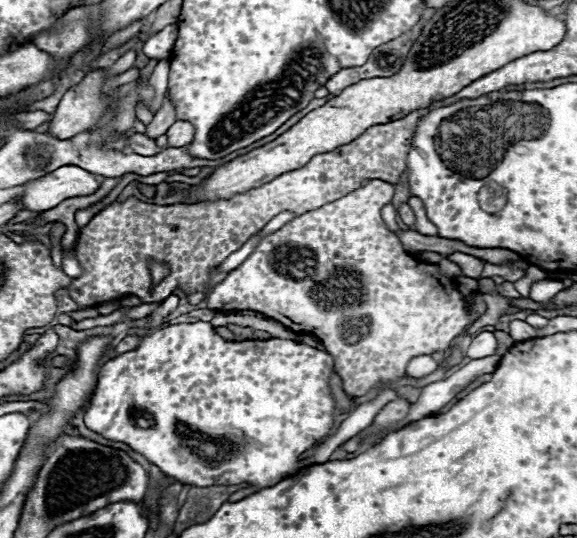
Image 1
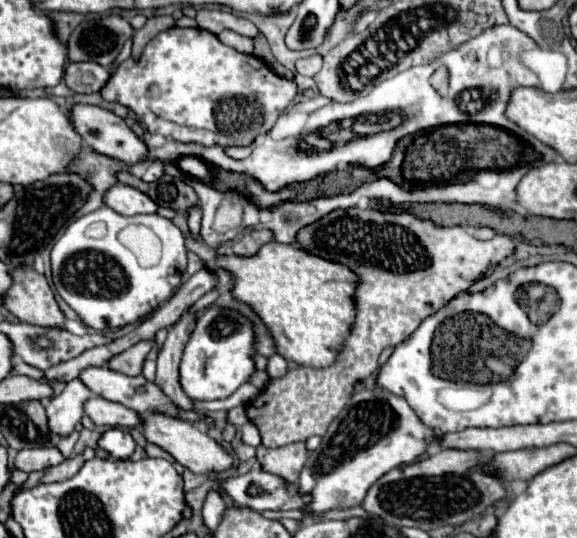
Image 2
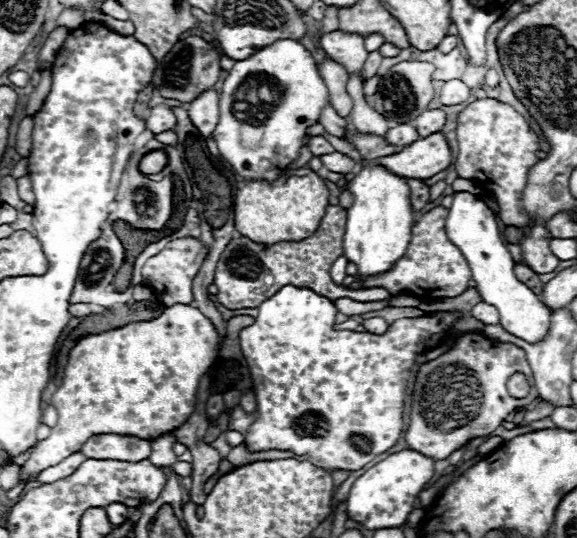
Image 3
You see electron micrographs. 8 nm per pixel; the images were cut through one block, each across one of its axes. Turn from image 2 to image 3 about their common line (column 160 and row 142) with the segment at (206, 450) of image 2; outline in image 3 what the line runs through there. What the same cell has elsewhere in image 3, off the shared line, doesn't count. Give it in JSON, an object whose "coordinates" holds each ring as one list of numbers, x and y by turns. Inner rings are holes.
{"coordinates":[[434,132,406,146,398,154,384,156,376,162,402,178,426,180,450,166,452,152,446,142,446,136,442,132]]}

